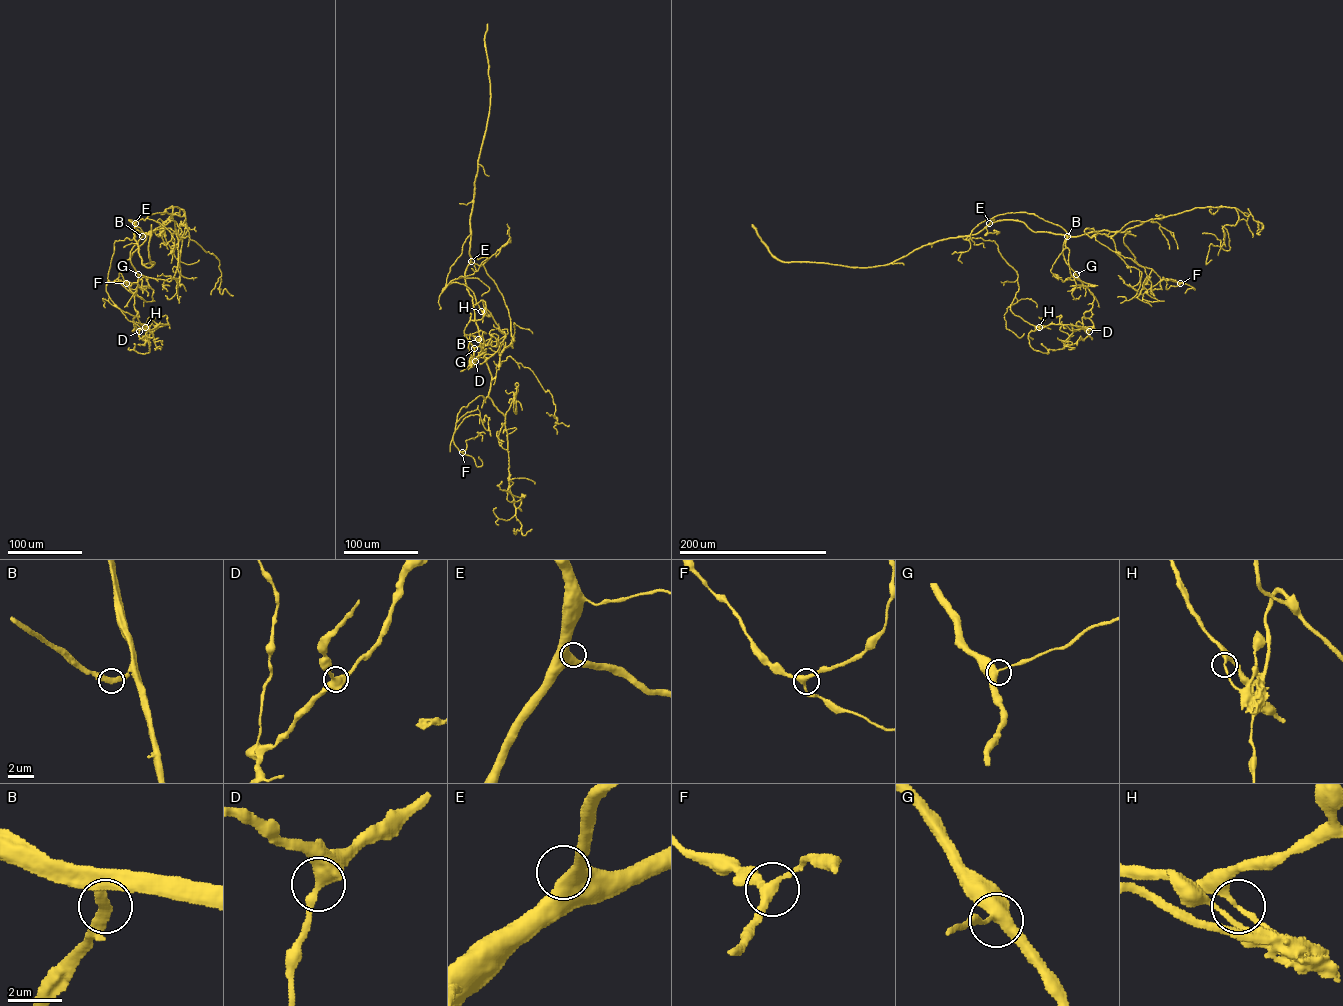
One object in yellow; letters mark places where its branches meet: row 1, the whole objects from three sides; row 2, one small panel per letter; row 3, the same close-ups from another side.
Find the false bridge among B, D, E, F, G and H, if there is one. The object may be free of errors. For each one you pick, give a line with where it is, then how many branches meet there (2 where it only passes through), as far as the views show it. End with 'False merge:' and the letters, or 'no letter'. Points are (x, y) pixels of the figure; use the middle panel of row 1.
False merge: no letter

